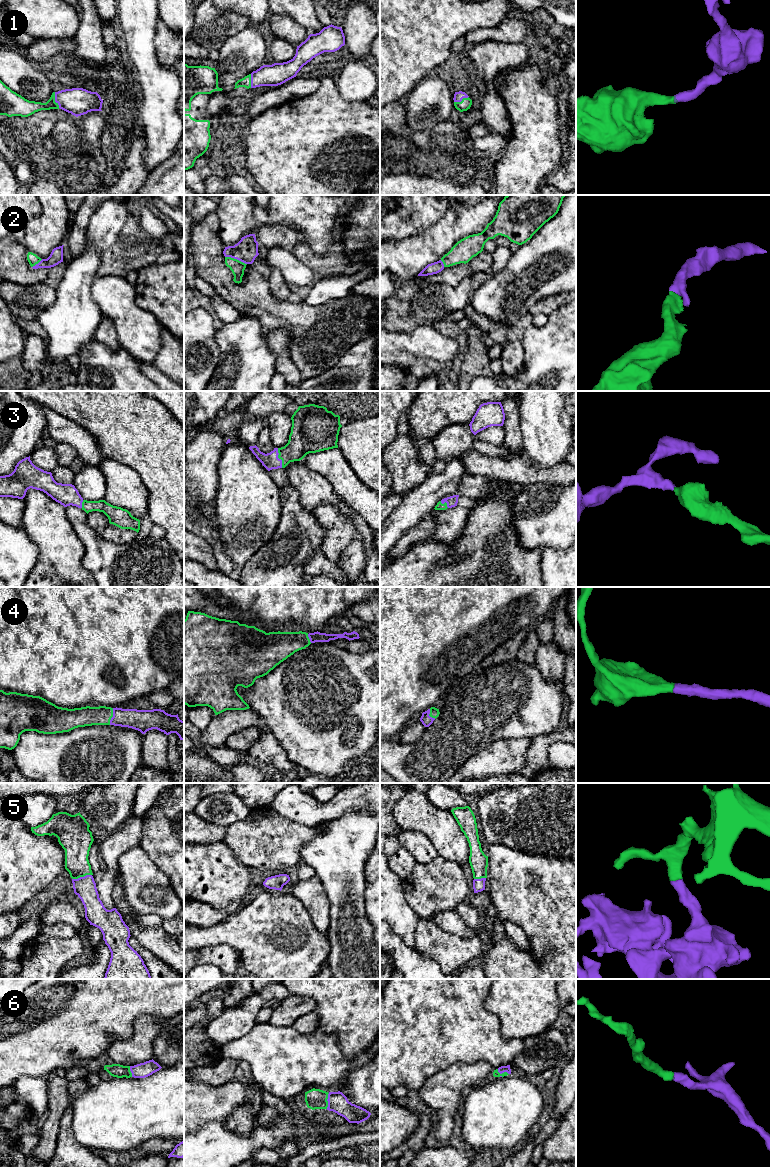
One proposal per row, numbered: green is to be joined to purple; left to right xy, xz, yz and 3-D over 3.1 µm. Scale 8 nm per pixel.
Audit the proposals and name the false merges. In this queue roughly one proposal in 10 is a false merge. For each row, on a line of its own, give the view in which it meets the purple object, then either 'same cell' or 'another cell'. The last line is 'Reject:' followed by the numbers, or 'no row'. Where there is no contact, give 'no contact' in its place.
1: contact in xy; same cell
2: contact in xz; same cell
3: contact in xz; same cell
4: contact in xy; same cell
5: contact in xy; same cell
6: contact in yz; same cell
Reject: no row

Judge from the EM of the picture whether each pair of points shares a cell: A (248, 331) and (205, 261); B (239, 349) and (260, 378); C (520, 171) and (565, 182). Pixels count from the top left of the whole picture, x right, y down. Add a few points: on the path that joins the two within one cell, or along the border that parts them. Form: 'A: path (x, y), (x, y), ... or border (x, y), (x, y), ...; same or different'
A: border (241, 313), (255, 317), (261, 327); different
B: path (244, 356), (246, 364), (253, 371); same
C: border (561, 159), (545, 181); different

